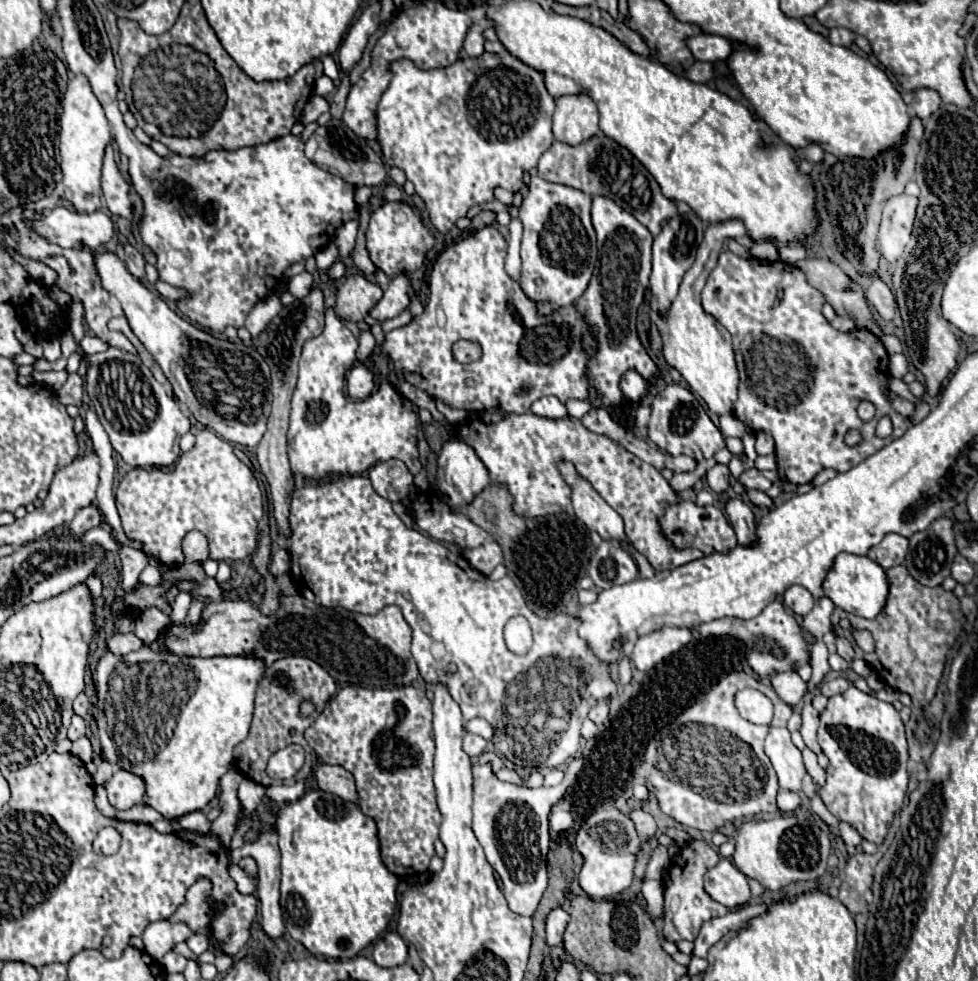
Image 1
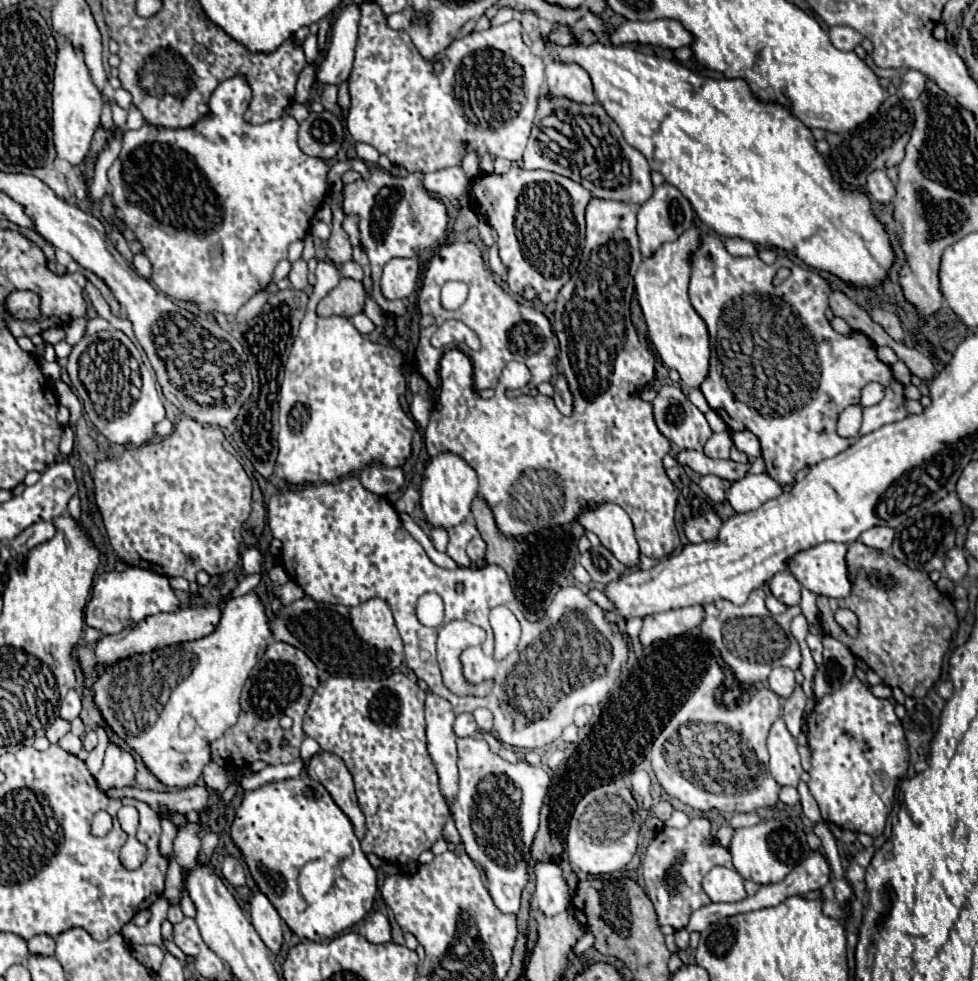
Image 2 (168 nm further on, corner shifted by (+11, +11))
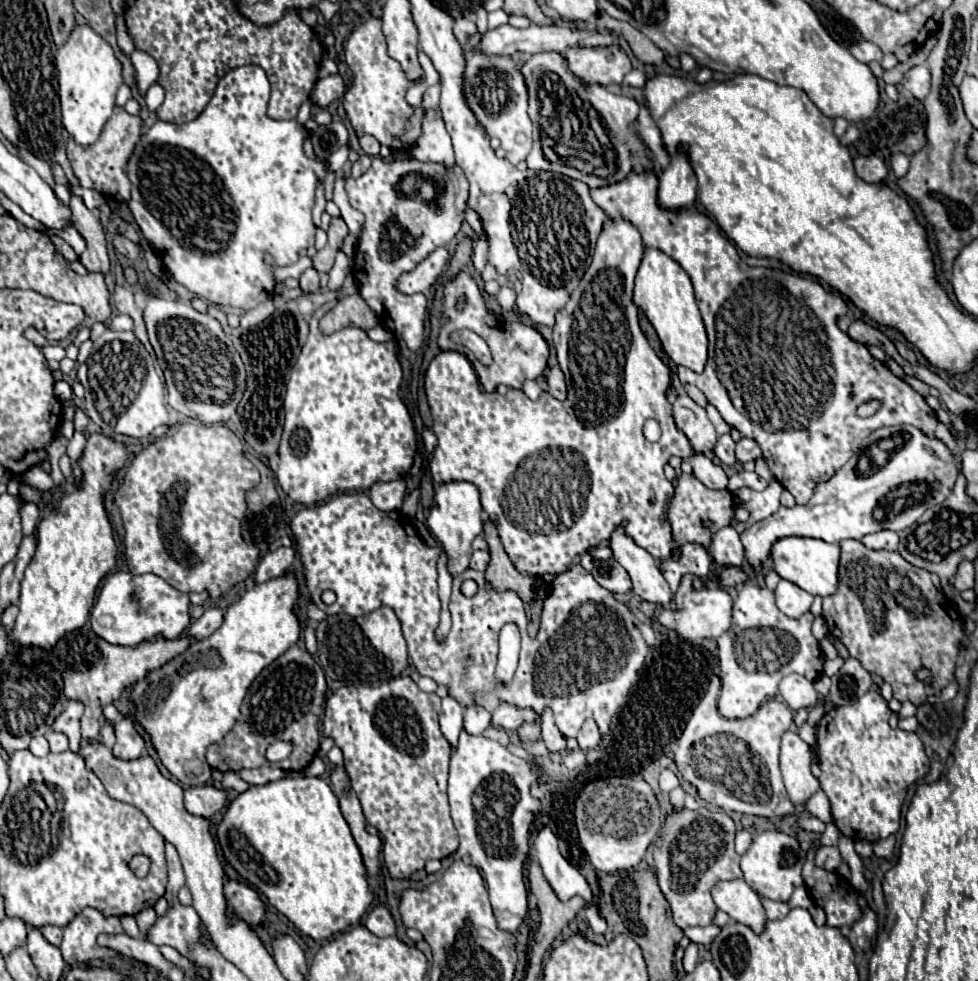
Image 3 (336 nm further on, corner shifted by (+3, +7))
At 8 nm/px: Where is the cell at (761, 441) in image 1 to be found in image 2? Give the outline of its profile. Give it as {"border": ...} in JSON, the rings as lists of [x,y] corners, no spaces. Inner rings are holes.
{"border":[[[739,431],[739,433],[733,433],[733,445],[735,449],[747,453],[751,459],[757,459],[761,457],[761,447],[759,447],[759,439],[749,433],[749,431]]]}

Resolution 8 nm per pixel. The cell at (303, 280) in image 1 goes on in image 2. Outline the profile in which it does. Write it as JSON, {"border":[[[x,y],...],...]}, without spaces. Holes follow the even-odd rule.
{"border":[[[297,259],[291,267],[291,273],[289,273],[289,279],[291,279],[293,287],[295,289],[305,289],[307,287],[307,275],[309,275],[307,263],[303,259]]]}

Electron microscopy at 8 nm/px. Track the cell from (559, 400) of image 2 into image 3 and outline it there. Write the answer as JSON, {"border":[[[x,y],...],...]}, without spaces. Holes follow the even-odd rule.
{"border":[[[559,365],[549,367],[547,383],[549,383],[549,393],[551,393],[555,399],[559,399],[559,401],[565,401],[565,399],[567,399],[565,377],[563,377],[563,371],[561,371],[561,367],[559,367]]]}

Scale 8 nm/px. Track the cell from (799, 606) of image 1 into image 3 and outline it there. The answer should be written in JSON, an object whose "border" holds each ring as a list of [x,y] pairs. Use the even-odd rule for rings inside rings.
{"border":[[[781,579],[775,589],[775,601],[777,601],[777,607],[787,617],[801,617],[803,613],[809,611],[811,603],[813,603],[813,595],[803,591],[795,583]]]}

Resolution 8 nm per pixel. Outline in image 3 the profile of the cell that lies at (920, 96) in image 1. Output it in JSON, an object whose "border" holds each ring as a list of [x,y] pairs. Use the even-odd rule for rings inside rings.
{"border":[[[917,65],[913,69],[909,69],[903,77],[903,83],[901,83],[909,93],[913,93],[915,99],[923,101],[931,89],[931,75],[929,75],[929,69],[925,65]]]}

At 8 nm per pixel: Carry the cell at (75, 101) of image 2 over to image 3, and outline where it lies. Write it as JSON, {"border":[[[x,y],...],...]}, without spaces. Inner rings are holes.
{"border":[[[77,25],[67,43],[57,51],[59,69],[59,99],[63,113],[63,127],[67,135],[81,147],[93,145],[115,107],[115,95],[121,87],[121,65],[113,55],[113,49],[89,27]]]}

